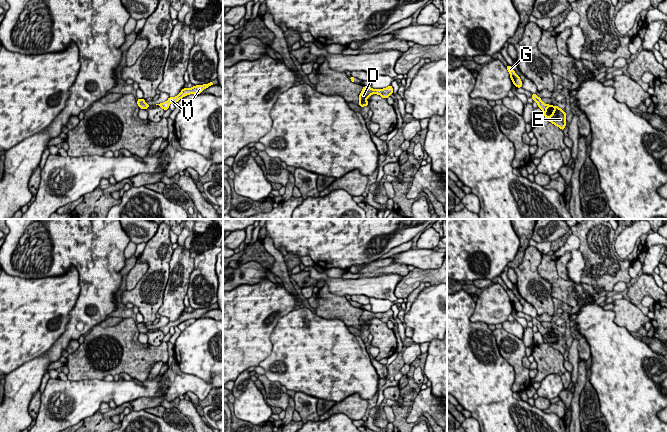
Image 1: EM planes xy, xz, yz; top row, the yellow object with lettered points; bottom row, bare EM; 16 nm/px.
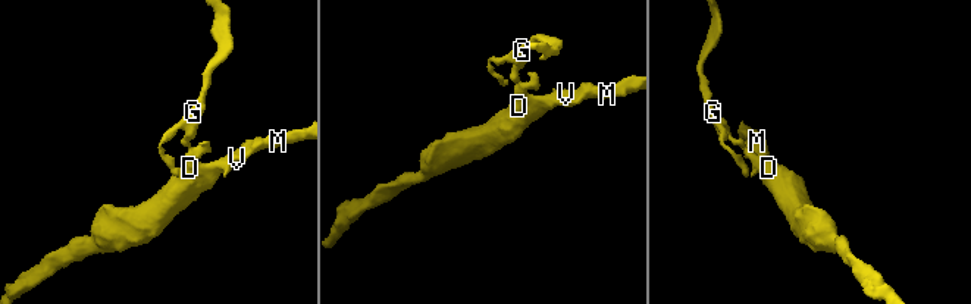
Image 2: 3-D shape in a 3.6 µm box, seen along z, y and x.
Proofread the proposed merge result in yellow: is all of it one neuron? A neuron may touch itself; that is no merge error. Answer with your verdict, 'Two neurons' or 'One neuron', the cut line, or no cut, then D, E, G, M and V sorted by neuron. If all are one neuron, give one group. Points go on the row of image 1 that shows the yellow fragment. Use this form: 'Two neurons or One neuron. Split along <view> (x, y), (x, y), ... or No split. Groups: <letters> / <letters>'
One neuron. No split. Groups: D E G M V

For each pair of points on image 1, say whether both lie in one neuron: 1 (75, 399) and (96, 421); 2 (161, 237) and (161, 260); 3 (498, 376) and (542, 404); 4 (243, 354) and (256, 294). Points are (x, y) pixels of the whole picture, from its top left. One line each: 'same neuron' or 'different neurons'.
1: different neurons
2: same neuron
3: different neurons
4: same neuron

